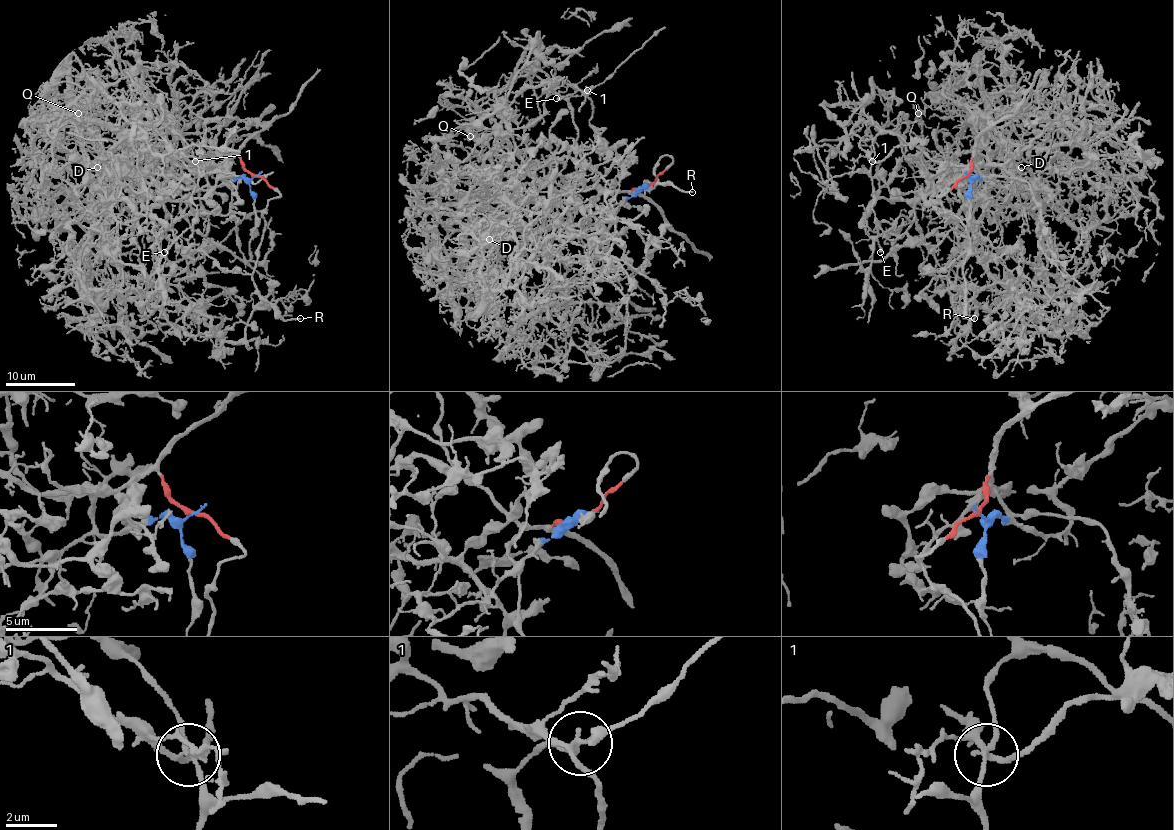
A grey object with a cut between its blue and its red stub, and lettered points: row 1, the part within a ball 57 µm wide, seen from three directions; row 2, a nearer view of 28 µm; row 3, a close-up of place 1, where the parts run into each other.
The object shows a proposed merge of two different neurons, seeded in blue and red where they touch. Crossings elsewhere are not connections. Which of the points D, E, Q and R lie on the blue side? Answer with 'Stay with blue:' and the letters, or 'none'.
Stay with blue: D, Q

